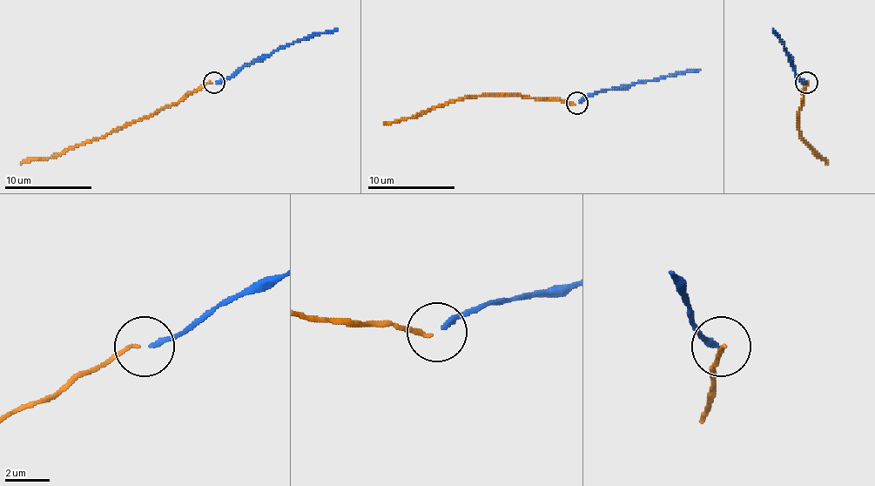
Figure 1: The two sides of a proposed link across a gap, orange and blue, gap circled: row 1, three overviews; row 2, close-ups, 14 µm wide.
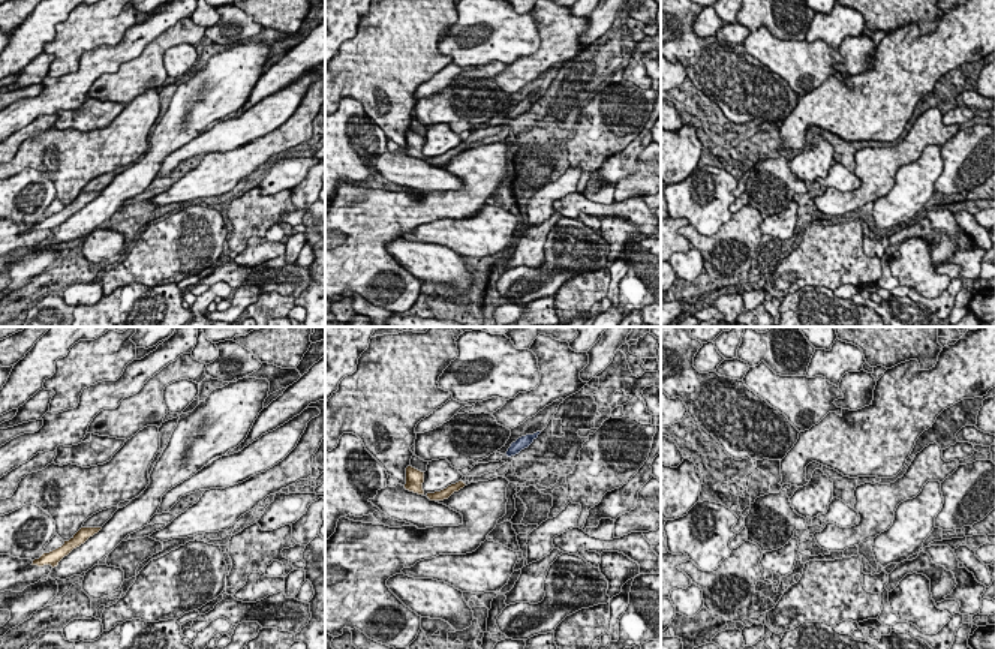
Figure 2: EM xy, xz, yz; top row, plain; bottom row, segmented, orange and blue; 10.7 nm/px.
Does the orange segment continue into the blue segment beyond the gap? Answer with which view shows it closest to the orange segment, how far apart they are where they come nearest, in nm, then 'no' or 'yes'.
xz | 550 nm | yes

